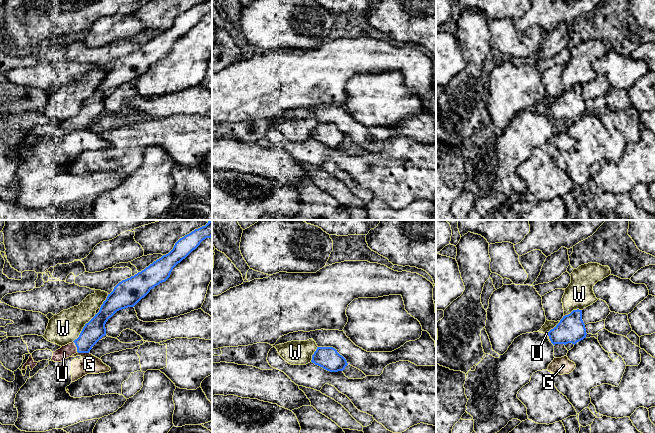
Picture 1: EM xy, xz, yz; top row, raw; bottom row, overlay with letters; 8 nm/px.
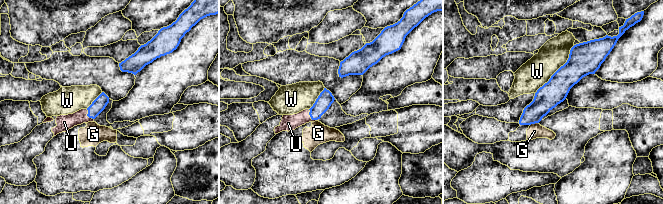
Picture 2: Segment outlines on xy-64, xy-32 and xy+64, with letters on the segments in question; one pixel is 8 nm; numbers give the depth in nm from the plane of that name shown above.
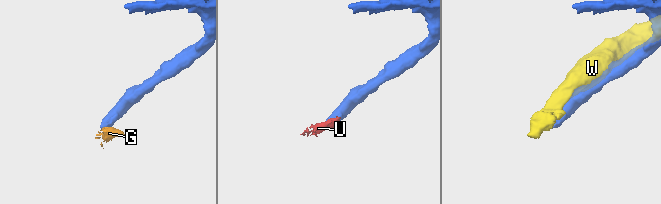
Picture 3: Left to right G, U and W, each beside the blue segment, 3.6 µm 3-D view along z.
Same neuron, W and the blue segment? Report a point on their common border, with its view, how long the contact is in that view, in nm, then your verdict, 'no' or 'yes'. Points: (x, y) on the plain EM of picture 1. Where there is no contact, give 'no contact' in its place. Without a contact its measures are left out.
xy (83, 104) | 300 nm | no

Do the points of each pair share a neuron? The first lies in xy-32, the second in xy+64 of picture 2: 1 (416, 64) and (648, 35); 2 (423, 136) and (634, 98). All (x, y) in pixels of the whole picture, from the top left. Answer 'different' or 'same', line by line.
1: same
2: different

